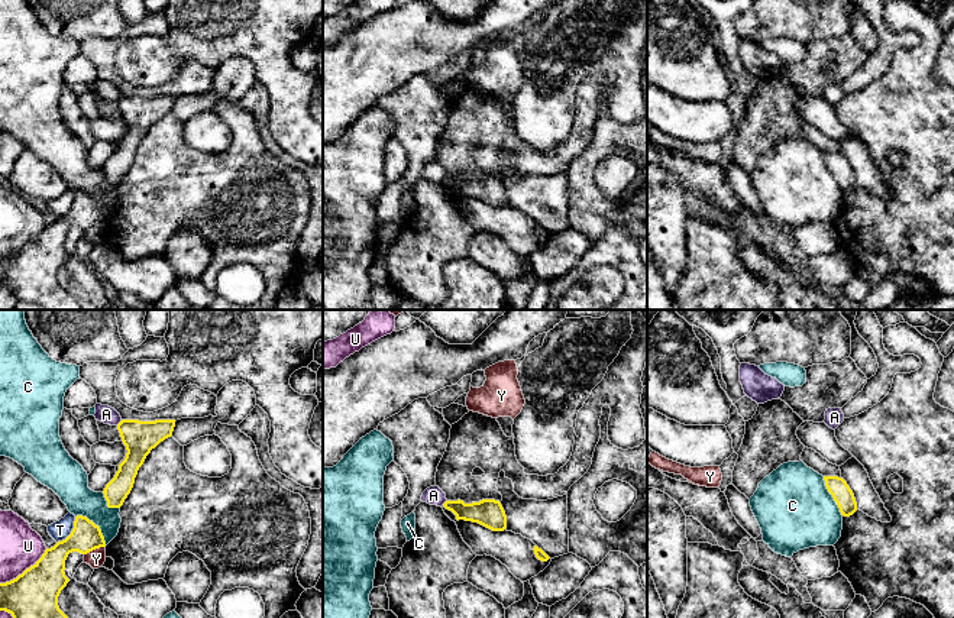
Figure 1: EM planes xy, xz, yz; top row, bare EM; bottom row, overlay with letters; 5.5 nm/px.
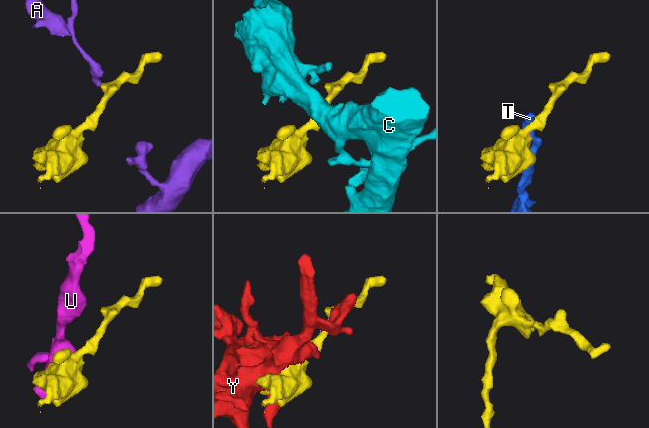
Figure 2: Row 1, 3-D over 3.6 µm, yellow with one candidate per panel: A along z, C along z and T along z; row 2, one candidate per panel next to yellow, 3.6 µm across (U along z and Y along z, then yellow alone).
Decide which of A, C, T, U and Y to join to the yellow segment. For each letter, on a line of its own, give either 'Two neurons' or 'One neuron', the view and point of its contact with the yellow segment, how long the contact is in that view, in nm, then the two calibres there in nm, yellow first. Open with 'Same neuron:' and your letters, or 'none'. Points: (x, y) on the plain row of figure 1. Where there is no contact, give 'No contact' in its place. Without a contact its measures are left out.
Same neuron: none
A: Two neurons. Touches yellow at xz (445, 178). Shared border 50 nm. Thickness 160 nm (yellow) against 110 nm
C: Two neurons. Touches yellow at xy (97, 201). Shared border 240 nm. Thickness 170 nm (yellow) against 180 nm
T: Two neurons. Touches yellow at xy (71, 207). Shared border 190 nm. Thickness 170 nm (yellow) against 110 nm
U: Two neurons. Touches yellow at xy (25, 246). Shared border 320 nm. Thickness 280 nm (yellow) against 240 nm
Y: Two neurons. Touches yellow at xy (94, 225). Shared border 130 nm. Thickness 170 nm (yellow) against 100 nm

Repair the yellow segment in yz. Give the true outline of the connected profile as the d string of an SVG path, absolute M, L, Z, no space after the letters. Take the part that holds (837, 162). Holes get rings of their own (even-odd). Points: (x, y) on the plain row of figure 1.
M824 152L824 156L828 168L837 178L841 191L853 191L857 187L857 178L847 158L838 152Z

